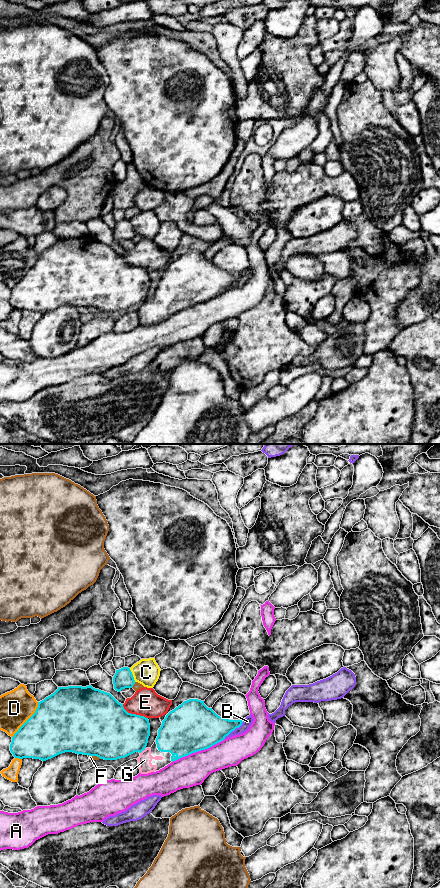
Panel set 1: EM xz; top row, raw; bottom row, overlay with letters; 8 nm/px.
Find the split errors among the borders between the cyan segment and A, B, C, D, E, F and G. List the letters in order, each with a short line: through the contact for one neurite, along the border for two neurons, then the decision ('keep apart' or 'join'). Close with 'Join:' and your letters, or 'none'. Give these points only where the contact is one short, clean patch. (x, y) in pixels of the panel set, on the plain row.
A: keep apart
B: keep apart
C: line xz (129, 220), (135, 233); keep apart
D: keep apart
E: keep apart
F: keep apart
G: line xz (116, 286), (129, 287), (143, 301), (144, 312); join
Join: G

